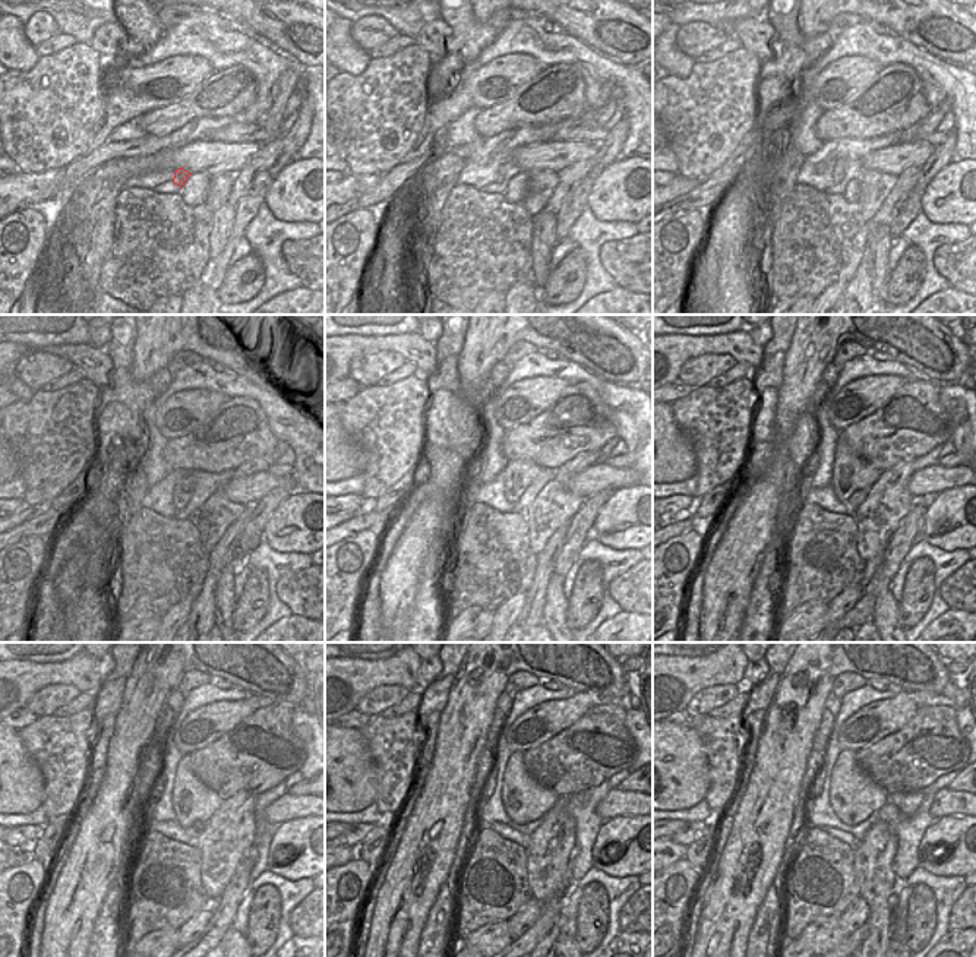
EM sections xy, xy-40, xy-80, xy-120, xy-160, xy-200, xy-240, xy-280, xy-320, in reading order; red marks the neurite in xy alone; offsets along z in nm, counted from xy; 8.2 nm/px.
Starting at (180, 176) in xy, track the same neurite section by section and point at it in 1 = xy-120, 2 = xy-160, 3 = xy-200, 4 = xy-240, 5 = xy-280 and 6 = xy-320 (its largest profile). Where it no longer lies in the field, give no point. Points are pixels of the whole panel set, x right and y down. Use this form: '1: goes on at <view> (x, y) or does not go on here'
1: goes on at xy-120 (183, 490)
2: goes on at xy-160 (518, 474)
3: goes on at xy-200 (850, 473)
4: goes on at xy-240 (193, 802)
5: goes on at xy-280 (524, 799)
6: goes on at xy-320 (853, 796)

